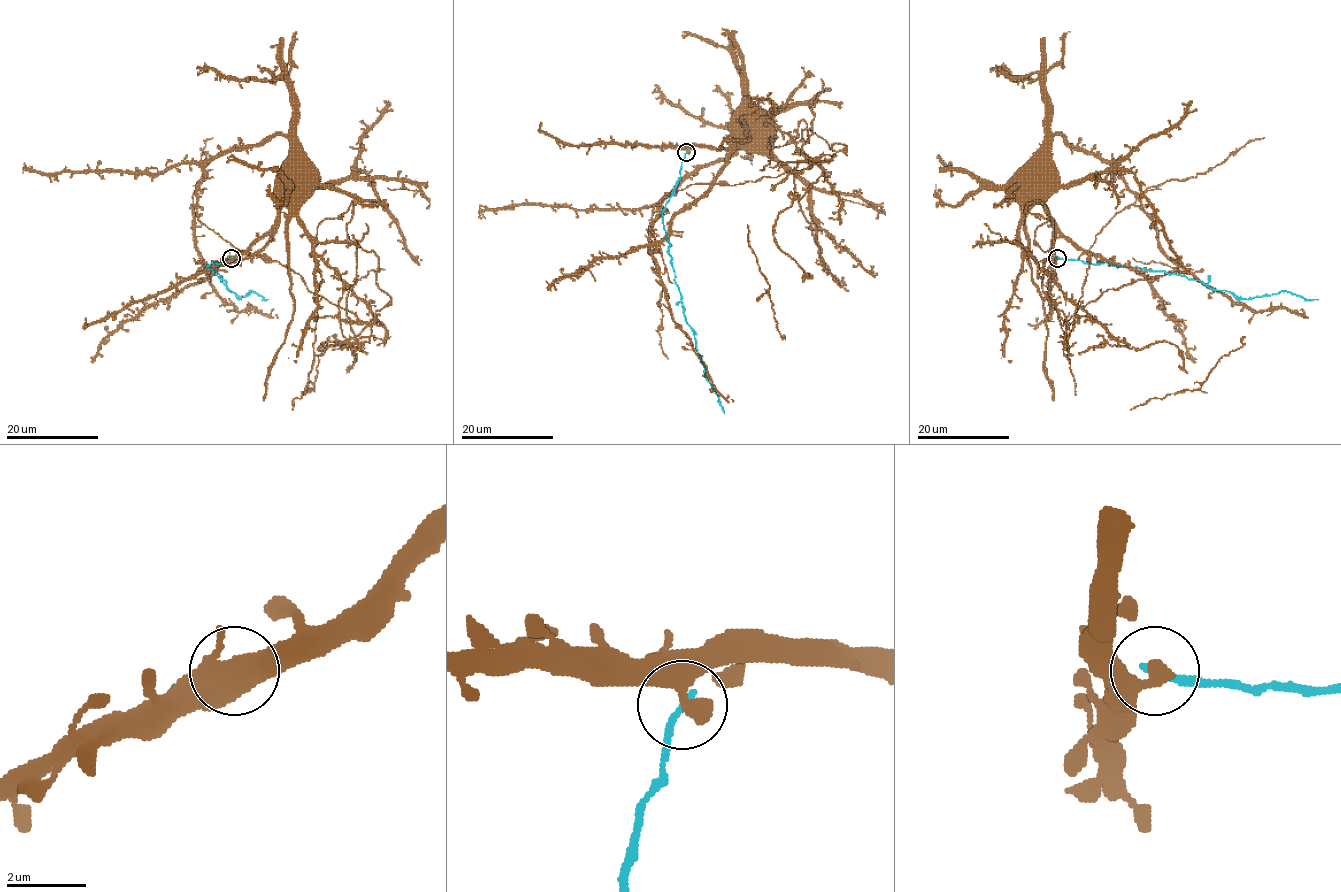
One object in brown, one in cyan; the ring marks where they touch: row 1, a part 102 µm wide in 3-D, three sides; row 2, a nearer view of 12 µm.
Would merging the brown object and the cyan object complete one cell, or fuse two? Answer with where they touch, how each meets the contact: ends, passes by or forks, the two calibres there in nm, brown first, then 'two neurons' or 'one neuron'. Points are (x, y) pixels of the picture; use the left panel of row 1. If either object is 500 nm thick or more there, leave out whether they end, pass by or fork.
place (231, 258); brown ends; cyan ends; calibres 480 and 200 nm; two neurons

